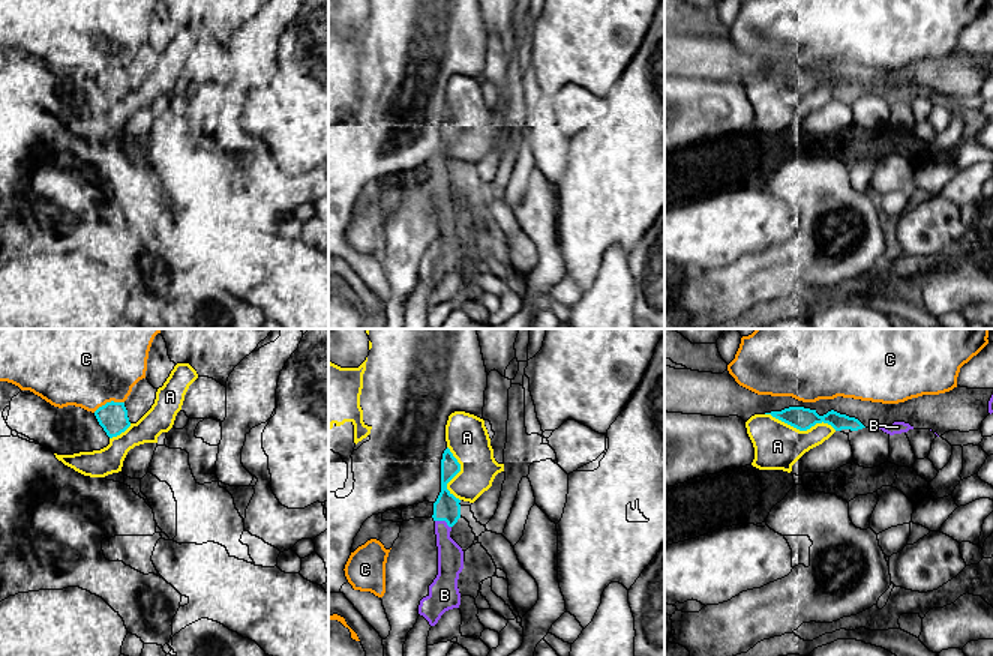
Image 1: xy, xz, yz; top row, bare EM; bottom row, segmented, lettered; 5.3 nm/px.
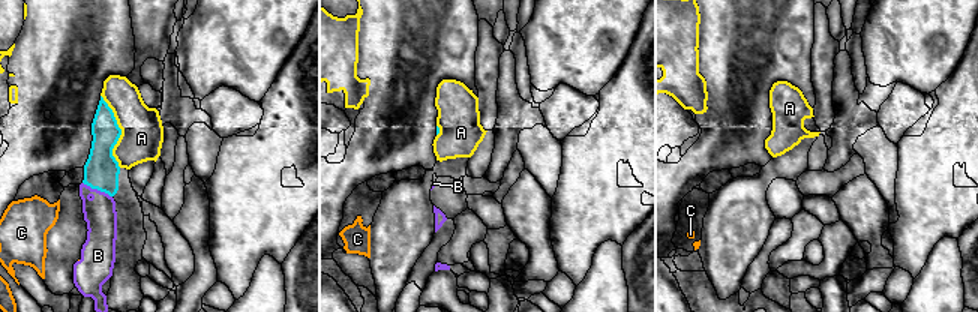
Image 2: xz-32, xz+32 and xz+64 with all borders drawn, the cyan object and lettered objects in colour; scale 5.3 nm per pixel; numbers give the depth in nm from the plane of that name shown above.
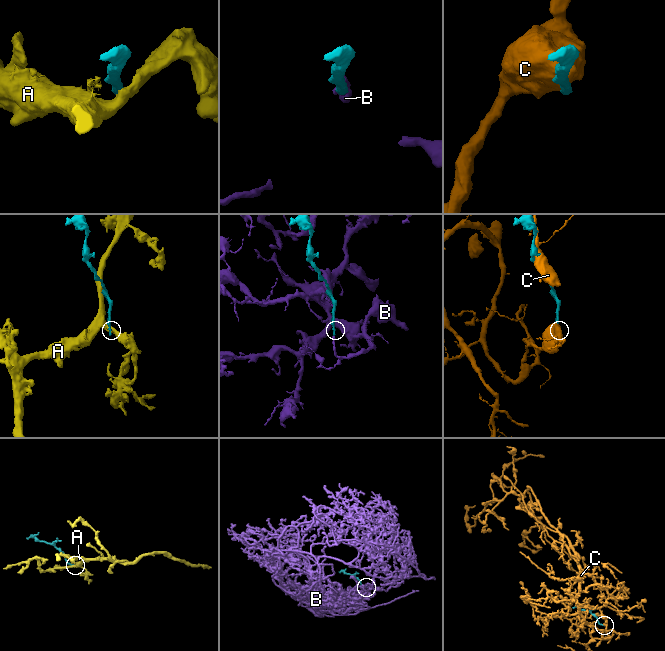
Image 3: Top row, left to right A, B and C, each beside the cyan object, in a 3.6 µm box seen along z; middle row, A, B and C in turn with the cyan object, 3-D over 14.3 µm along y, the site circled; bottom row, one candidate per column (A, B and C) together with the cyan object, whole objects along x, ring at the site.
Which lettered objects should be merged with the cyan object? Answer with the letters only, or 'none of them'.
B

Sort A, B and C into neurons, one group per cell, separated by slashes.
A / B / C

